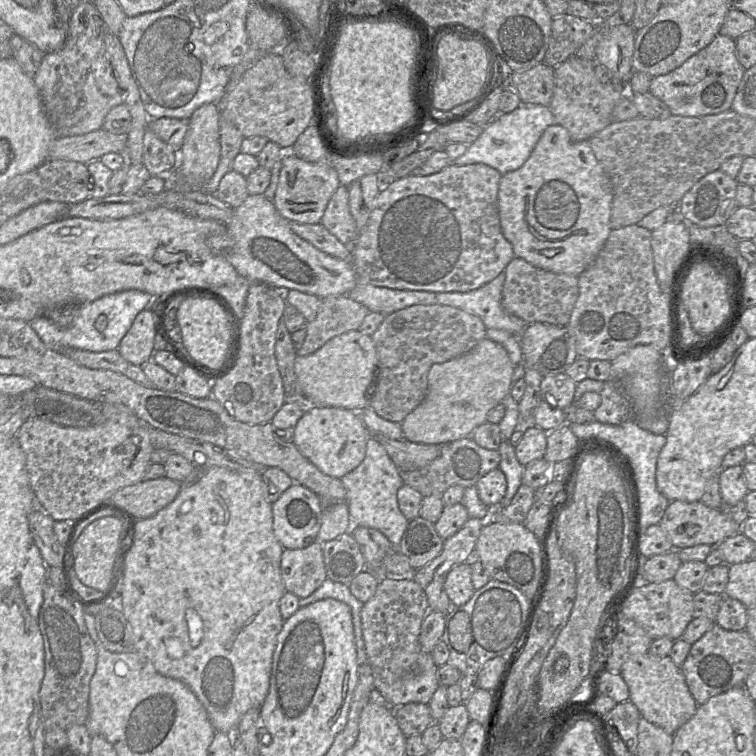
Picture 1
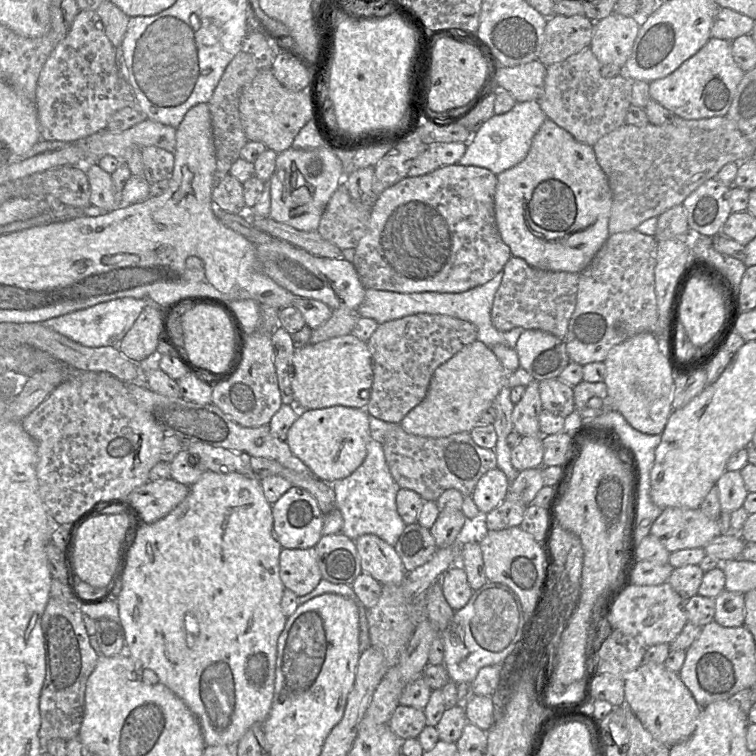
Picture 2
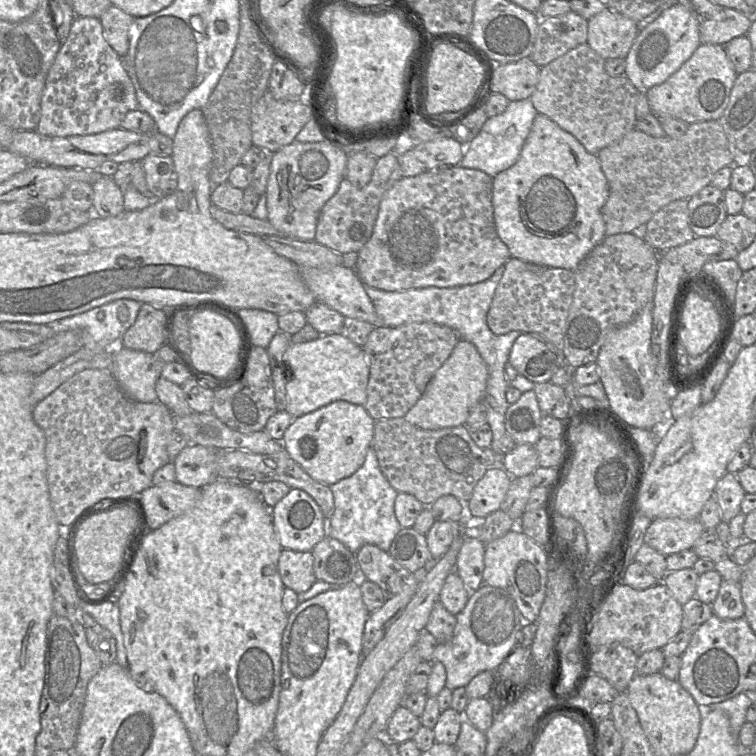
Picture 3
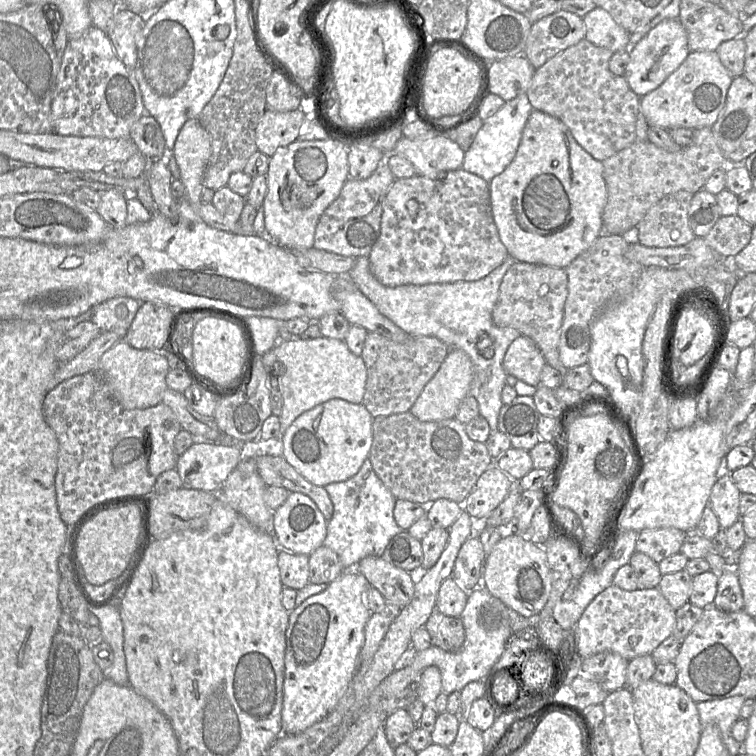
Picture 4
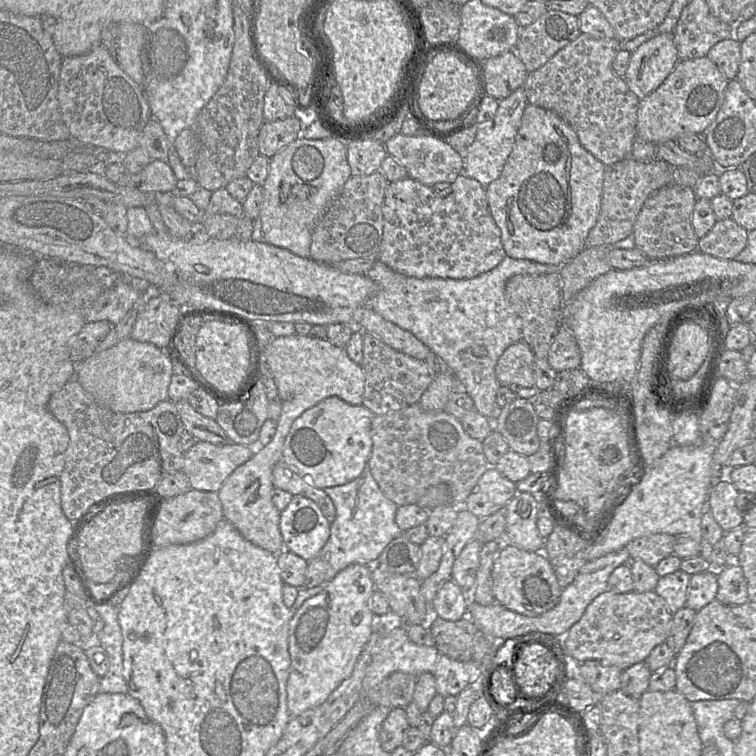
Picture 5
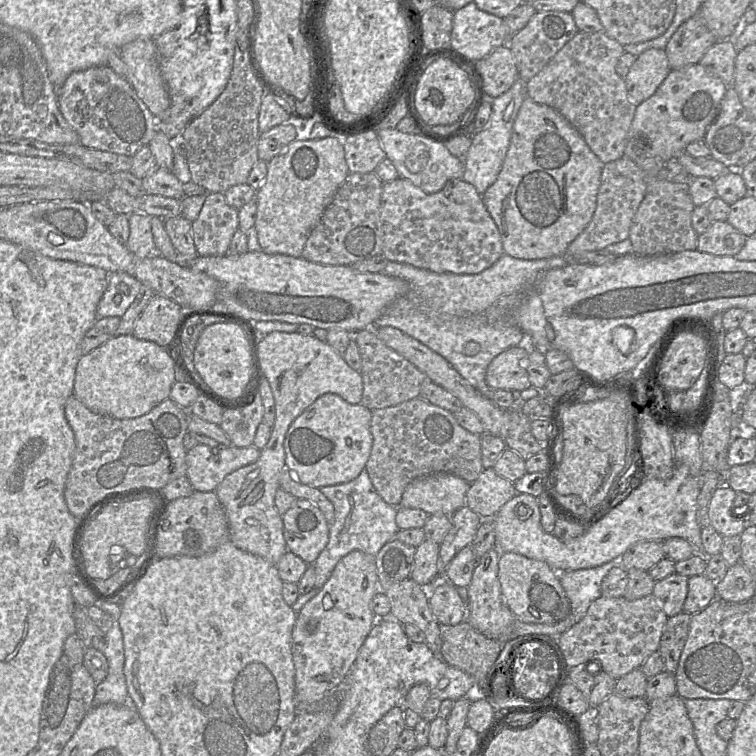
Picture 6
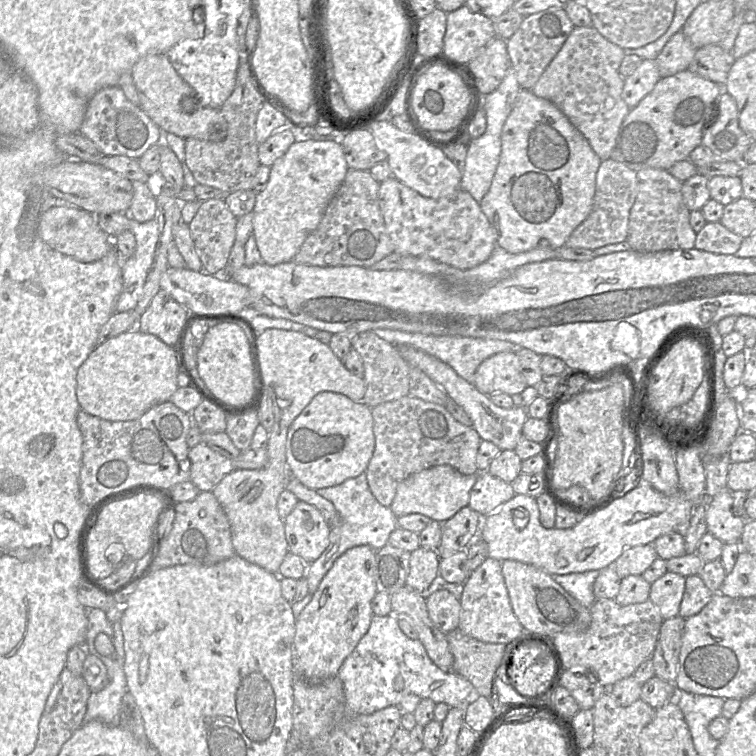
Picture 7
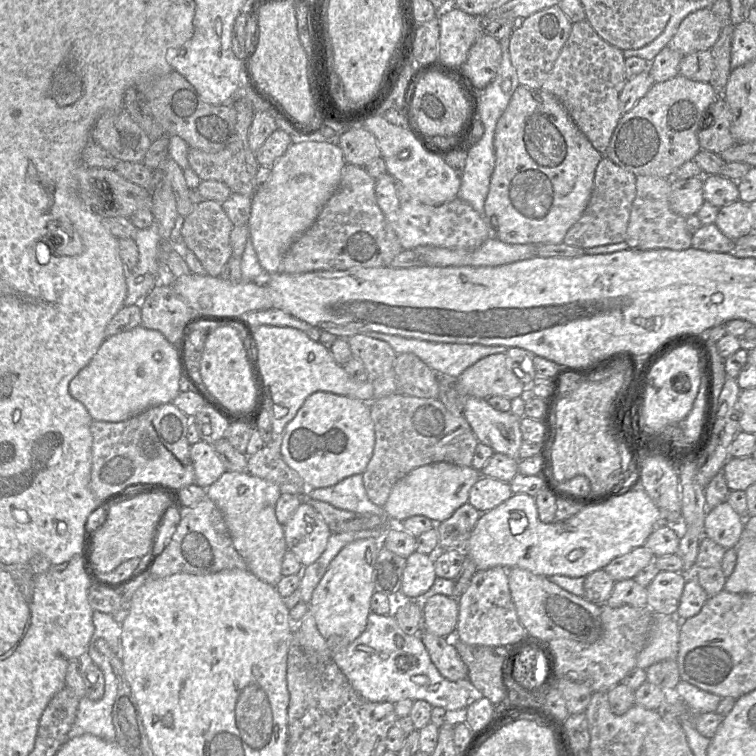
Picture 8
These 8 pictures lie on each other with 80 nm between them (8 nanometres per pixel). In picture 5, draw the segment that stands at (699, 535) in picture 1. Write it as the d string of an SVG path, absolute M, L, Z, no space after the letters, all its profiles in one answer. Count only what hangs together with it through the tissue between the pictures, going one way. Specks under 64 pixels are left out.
M668 533L646 535L633 539L625 547L630 559L641 559L655 567L662 559L674 553L676 537Z

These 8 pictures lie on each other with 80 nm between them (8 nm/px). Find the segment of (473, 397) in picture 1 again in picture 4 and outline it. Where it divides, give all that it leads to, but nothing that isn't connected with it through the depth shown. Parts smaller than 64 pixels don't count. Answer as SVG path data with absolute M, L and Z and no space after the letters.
M450 349L439 370L425 385L409 411L423 422L455 418L462 400L470 395L473 377L473 364L468 354L460 349Z

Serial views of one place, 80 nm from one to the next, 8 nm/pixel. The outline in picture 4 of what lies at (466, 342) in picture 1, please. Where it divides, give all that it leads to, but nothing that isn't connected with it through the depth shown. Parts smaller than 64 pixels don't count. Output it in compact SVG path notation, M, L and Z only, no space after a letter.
M368 332L361 354L367 369L362 404L373 418L409 411L425 385L439 370L449 350L434 336L409 336L399 343L381 334Z

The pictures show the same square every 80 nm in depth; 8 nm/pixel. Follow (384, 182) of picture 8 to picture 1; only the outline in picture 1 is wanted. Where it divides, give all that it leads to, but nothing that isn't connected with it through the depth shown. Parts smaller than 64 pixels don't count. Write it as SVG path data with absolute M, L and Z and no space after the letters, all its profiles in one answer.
M452 162L437 173L426 176L410 174L392 182L390 185L382 186L368 222L355 240L352 265L357 274L358 281L377 287L397 290L463 293L478 289L495 279L514 258L512 245L505 239L502 233L498 216L498 189L501 176L502 174L498 170L487 164L473 163L459 166Z

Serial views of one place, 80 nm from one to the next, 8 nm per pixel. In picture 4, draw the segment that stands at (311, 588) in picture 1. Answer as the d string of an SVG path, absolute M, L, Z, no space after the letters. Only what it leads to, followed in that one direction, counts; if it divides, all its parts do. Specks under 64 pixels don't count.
M280 549L278 567L283 587L298 591L309 584L309 556Z

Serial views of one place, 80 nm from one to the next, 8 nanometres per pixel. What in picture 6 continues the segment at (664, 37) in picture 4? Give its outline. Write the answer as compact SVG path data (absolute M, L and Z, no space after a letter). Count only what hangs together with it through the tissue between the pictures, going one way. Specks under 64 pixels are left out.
M648 49L637 56L625 77L629 100L639 105L654 94L671 71L664 49Z

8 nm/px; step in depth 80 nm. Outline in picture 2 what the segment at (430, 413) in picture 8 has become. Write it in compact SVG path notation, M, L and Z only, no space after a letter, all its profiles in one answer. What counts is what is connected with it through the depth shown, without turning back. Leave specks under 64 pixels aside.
M396 424L386 433L382 445L393 479L400 488L415 491L424 501L436 502L448 489L456 489L464 497L470 496L482 475L497 467L494 449L479 447L468 432L429 438L409 434Z

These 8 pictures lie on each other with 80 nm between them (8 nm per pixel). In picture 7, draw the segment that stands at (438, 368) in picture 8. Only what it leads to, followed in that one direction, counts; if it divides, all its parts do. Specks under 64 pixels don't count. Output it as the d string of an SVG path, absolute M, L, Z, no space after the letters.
M375 329L372 330L377 336L387 341L396 347L409 345L413 346L419 350L426 352L427 354L434 356L441 360L442 362L448 364L452 367L455 372L465 379L466 381L472 383L474 379L475 372L479 365L487 358L493 356L496 353L504 351L516 351L518 348L524 348L516 346L514 343L506 340L498 339L485 339L485 338L475 338L475 337L465 337L465 336L434 336L426 335L421 333L405 332L402 330L393 329Z

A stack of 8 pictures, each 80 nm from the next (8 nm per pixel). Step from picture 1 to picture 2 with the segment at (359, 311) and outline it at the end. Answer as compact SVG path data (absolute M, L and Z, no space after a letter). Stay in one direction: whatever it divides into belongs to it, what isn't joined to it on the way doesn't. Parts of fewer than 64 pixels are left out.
M337 308L321 326L312 329L309 344L316 344L330 338L348 335L355 327L359 313L349 308Z

